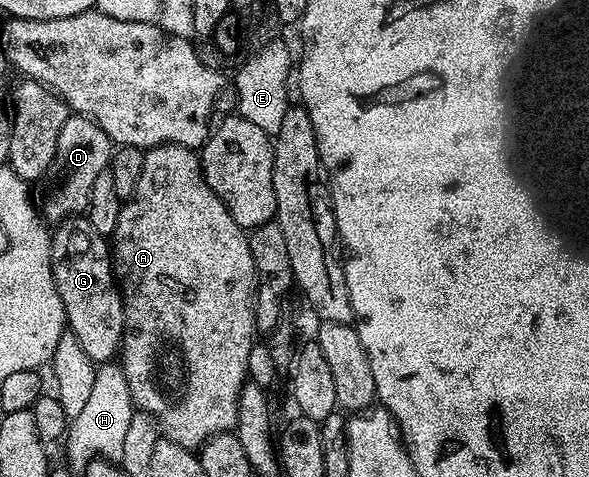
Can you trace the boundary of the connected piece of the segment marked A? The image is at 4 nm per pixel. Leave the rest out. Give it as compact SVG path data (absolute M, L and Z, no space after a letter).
M156 145L143 152L144 167L140 171L140 179L136 183L136 191L120 211L120 219L116 219L116 231L112 235L112 268L116 284L122 295L122 343L120 346L120 364L128 391L132 395L135 406L157 423L161 436L167 441L175 441L180 447L194 451L217 433L229 433L237 423L237 403L241 389L247 383L248 351L256 344L254 327L254 306L252 298L256 293L256 278L252 251L247 230L241 229L232 219L228 207L206 185L202 174L202 162L199 154L182 145Z

